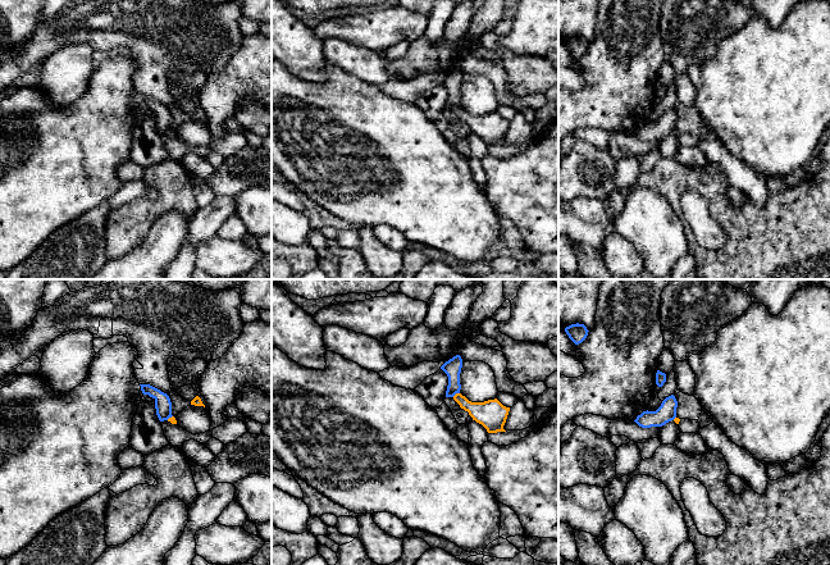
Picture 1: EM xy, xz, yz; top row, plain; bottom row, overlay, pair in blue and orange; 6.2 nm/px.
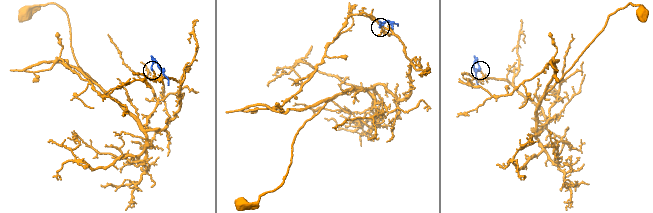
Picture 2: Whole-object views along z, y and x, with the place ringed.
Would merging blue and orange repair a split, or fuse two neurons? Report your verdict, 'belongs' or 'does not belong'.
does not belong

